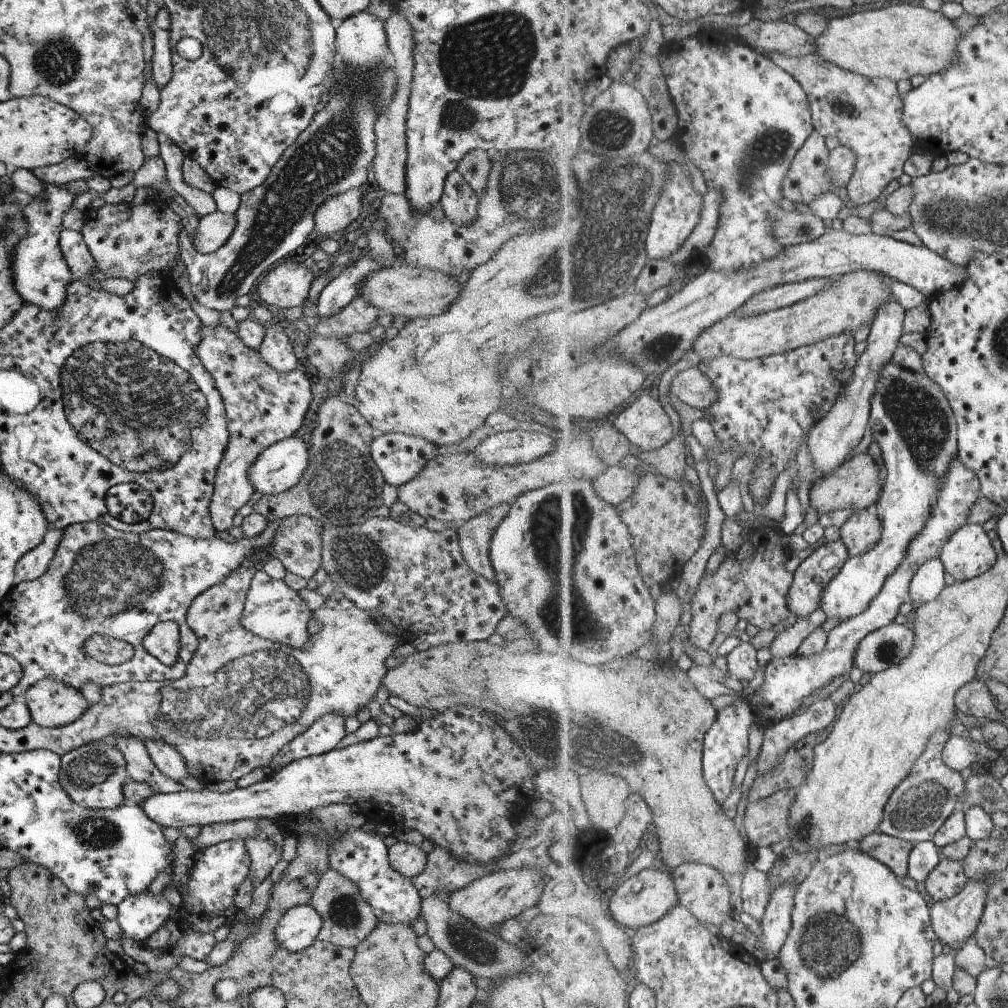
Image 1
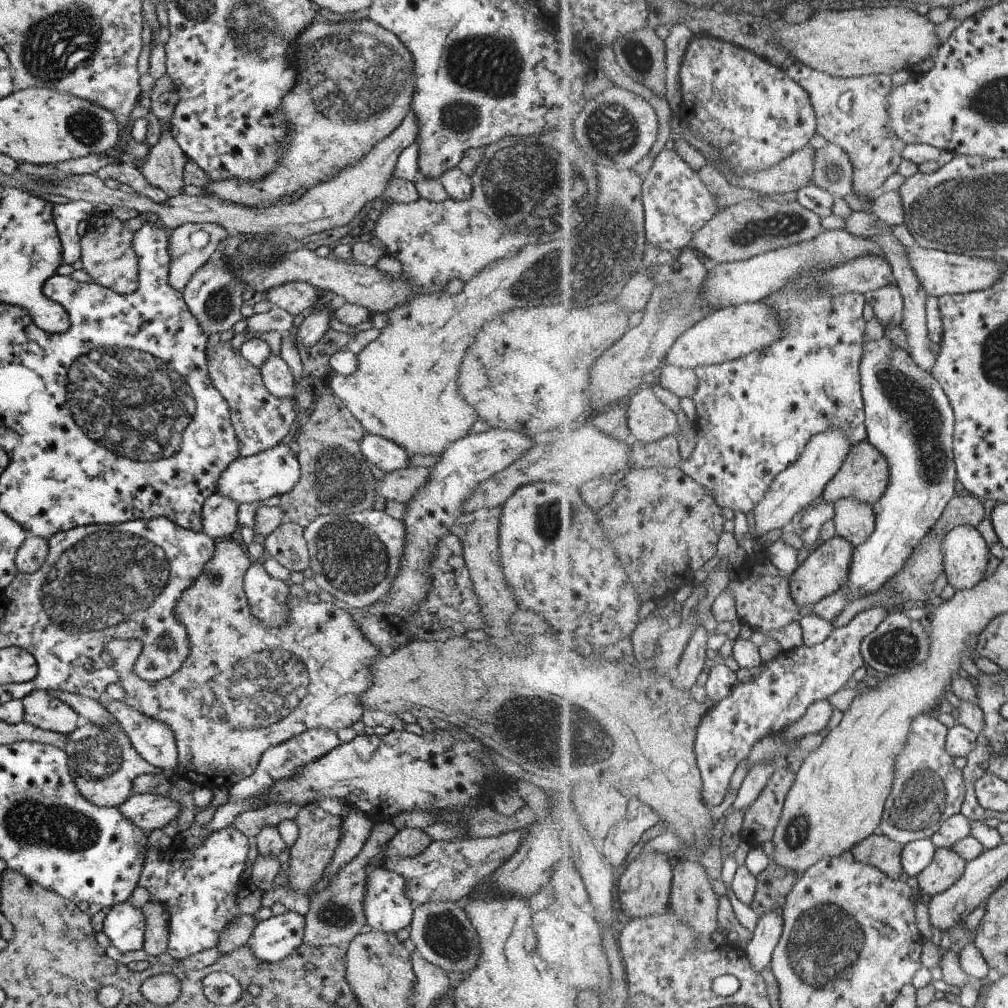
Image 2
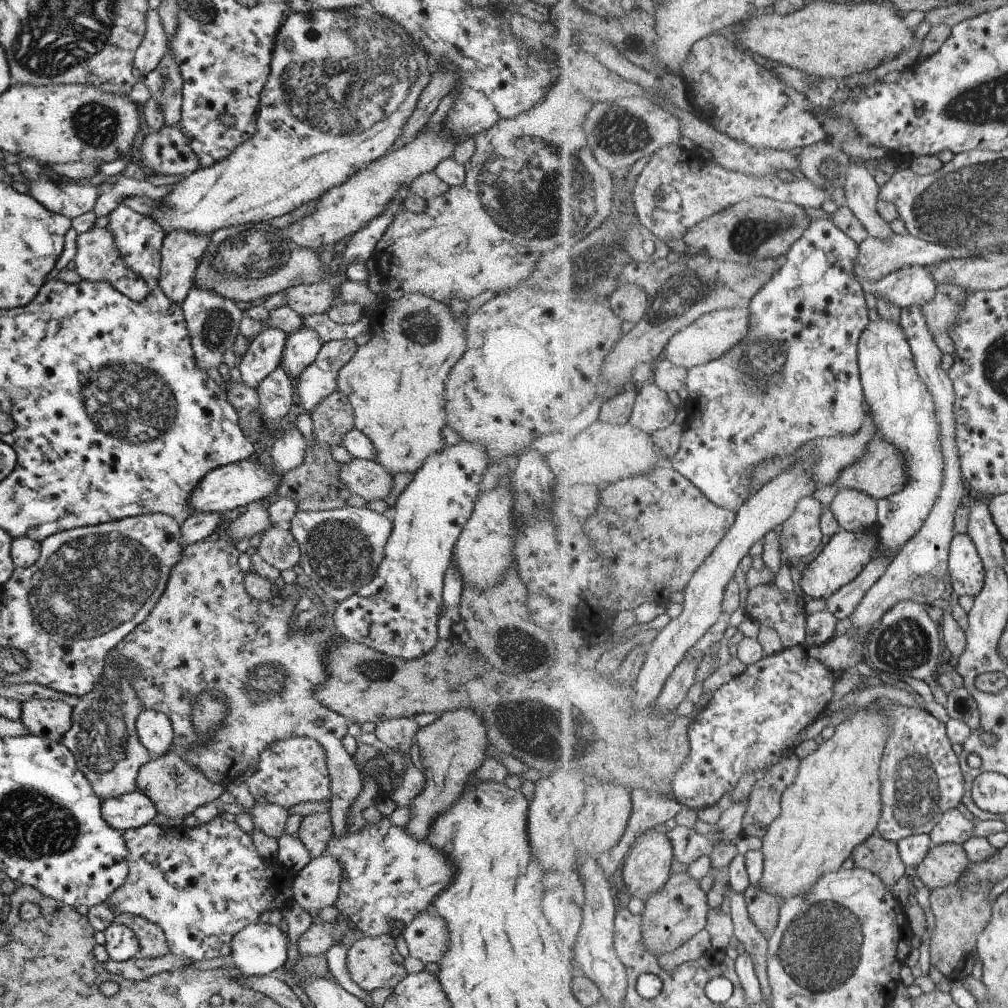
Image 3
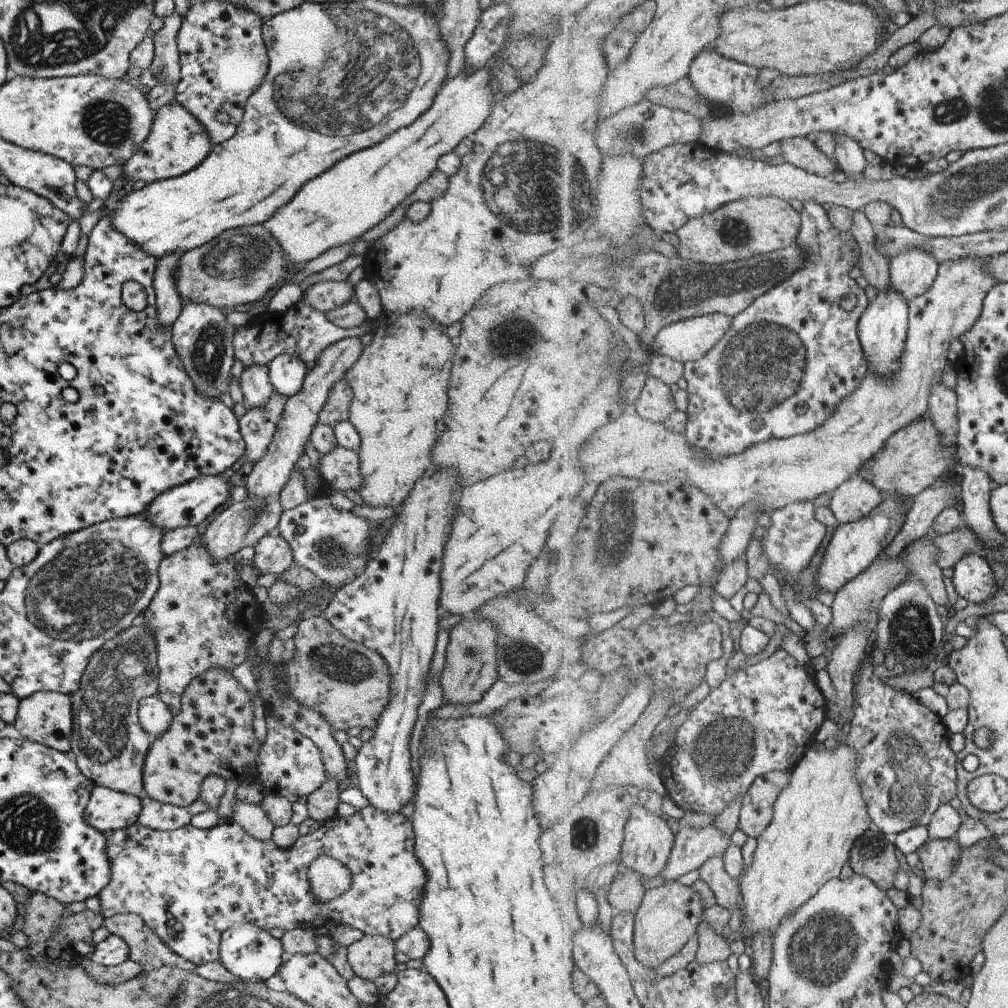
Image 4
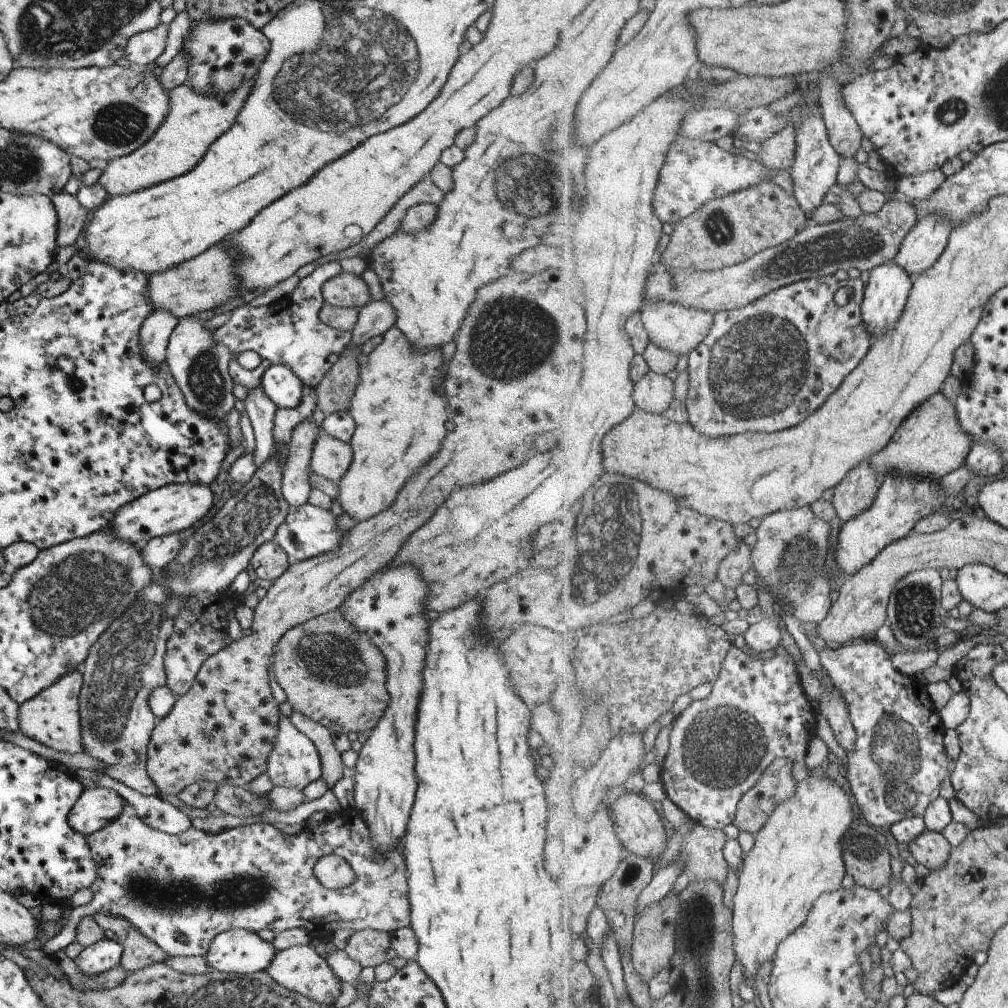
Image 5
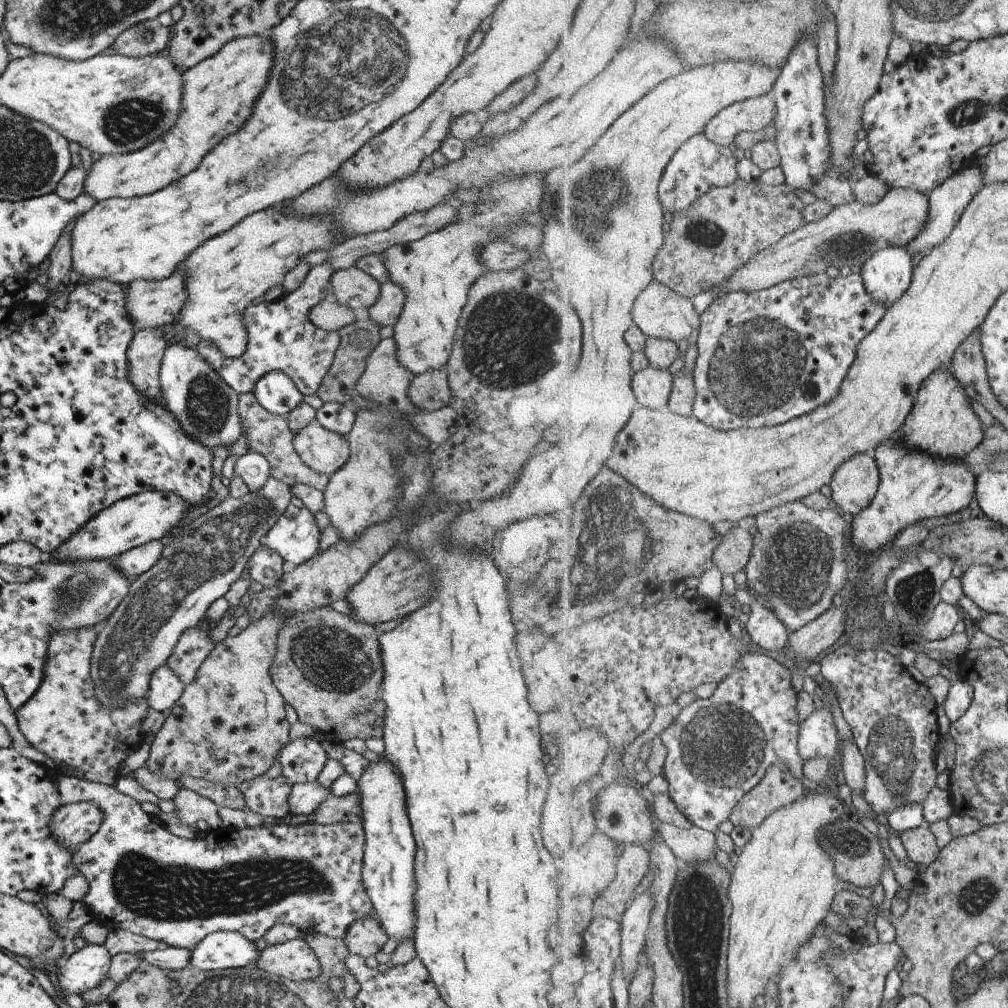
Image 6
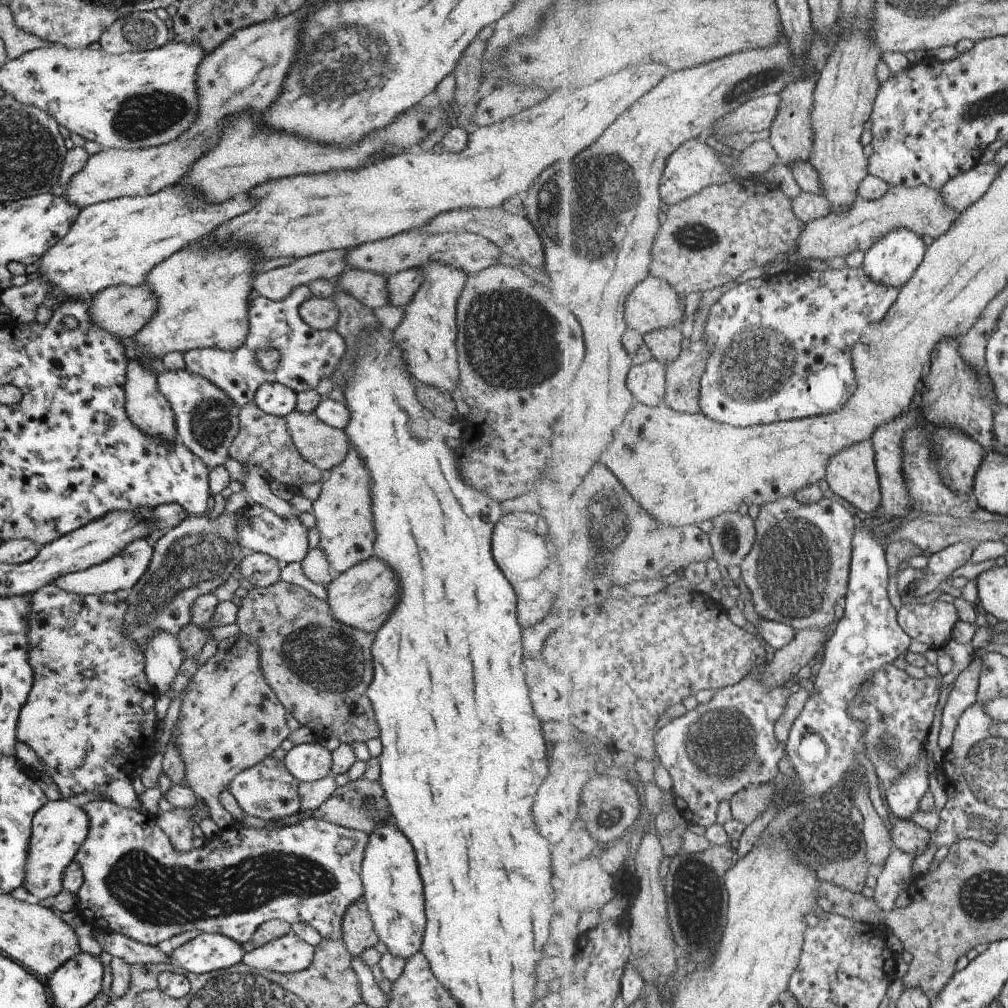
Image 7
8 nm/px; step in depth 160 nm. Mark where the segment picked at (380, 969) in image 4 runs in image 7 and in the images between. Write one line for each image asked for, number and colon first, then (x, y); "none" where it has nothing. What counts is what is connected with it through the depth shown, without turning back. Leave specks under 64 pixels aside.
5: (368, 947)
6: (363, 938)
7: (358, 933)

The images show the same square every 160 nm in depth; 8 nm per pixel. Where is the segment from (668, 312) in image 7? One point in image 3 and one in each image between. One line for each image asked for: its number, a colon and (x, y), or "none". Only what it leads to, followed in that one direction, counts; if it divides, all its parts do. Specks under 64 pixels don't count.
3: (713, 335)
4: (689, 340)
5: (680, 330)
6: (662, 313)

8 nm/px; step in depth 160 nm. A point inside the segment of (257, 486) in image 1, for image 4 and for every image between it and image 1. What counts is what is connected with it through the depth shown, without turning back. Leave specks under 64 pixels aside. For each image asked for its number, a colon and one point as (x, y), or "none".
2: (273, 472)
3: (222, 489)
4: (187, 504)

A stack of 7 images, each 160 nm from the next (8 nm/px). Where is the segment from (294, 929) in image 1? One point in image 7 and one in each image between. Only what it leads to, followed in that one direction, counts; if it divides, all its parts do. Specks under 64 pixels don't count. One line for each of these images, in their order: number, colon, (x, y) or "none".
2: (271, 940)
3: (258, 949)
4: (249, 952)
5: (237, 951)
6: (220, 950)
7: (206, 952)

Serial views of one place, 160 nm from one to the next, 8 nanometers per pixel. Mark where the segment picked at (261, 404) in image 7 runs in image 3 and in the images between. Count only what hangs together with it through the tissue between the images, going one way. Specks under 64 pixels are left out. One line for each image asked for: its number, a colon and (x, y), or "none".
3: (299, 350)
4: (285, 372)
5: (279, 384)
6: (275, 392)

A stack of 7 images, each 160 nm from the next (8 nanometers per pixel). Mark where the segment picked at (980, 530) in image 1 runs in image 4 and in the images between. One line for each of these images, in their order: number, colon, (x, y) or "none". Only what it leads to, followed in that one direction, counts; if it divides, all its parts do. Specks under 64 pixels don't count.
2: (966, 553)
3: (967, 571)
4: (973, 578)

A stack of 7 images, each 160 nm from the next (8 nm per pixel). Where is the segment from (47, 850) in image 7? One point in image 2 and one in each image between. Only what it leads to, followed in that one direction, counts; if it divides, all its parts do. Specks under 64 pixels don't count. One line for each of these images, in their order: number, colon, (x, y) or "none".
2: (148, 812)
3: (130, 811)
4: (107, 810)
5: (96, 807)
6: (72, 823)

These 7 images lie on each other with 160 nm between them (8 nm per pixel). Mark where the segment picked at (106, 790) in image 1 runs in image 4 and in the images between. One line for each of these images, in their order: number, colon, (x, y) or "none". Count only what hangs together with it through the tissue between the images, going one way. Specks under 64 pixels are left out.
2: (103, 764)
3: (102, 739)
4: (106, 741)

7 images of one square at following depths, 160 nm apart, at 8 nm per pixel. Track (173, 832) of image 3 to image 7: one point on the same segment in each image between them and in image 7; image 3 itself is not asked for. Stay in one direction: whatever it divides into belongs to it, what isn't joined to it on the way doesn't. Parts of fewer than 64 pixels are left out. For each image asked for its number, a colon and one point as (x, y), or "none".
4: (188, 885)
5: (180, 891)
6: (141, 878)
7: (135, 883)

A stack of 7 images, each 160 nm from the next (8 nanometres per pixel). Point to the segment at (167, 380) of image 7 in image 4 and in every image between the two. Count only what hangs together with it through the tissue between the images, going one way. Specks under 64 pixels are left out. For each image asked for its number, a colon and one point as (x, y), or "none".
4: (202, 337)
5: (199, 366)
6: (206, 408)

